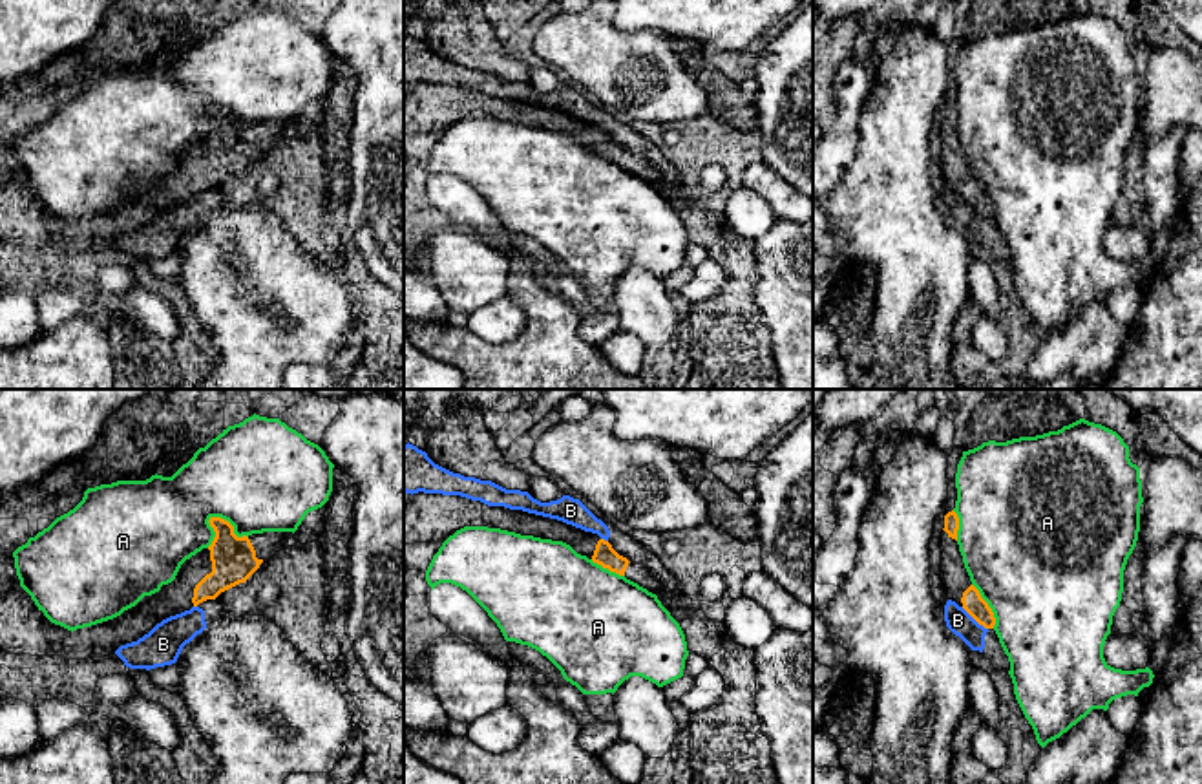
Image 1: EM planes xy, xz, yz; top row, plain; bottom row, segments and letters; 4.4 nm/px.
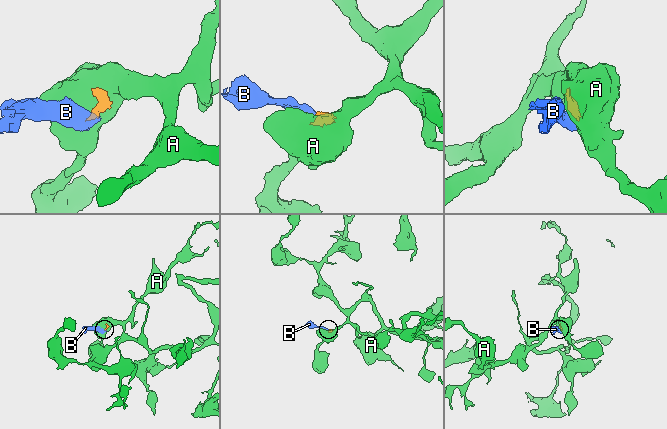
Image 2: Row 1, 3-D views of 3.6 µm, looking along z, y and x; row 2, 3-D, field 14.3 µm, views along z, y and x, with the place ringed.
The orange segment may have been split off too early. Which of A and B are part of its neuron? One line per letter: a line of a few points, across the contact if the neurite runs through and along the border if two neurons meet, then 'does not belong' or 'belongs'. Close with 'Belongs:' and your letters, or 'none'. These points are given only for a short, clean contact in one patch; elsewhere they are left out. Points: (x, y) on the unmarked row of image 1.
A: does not belong
B: line yz (961, 198), (987, 220); does not belong
Belongs: none

